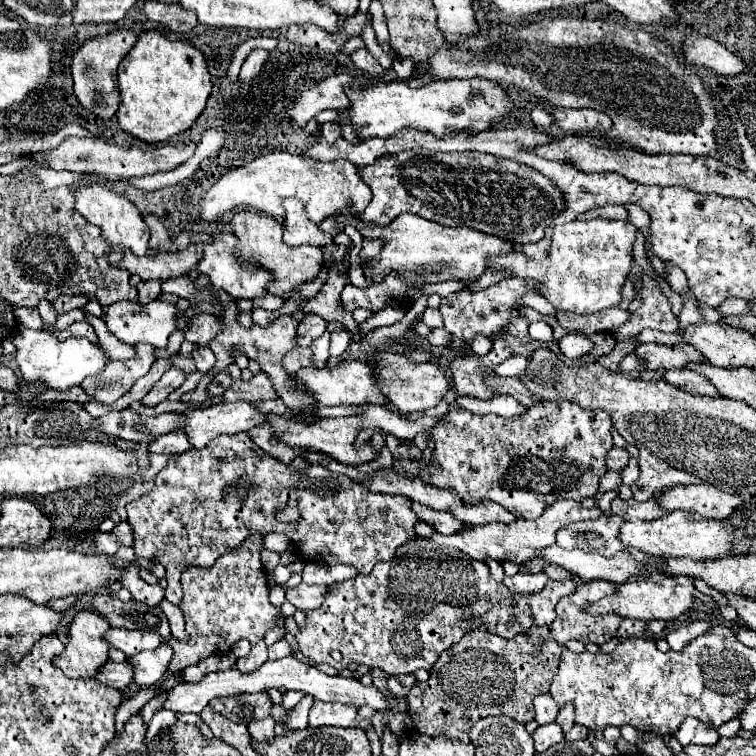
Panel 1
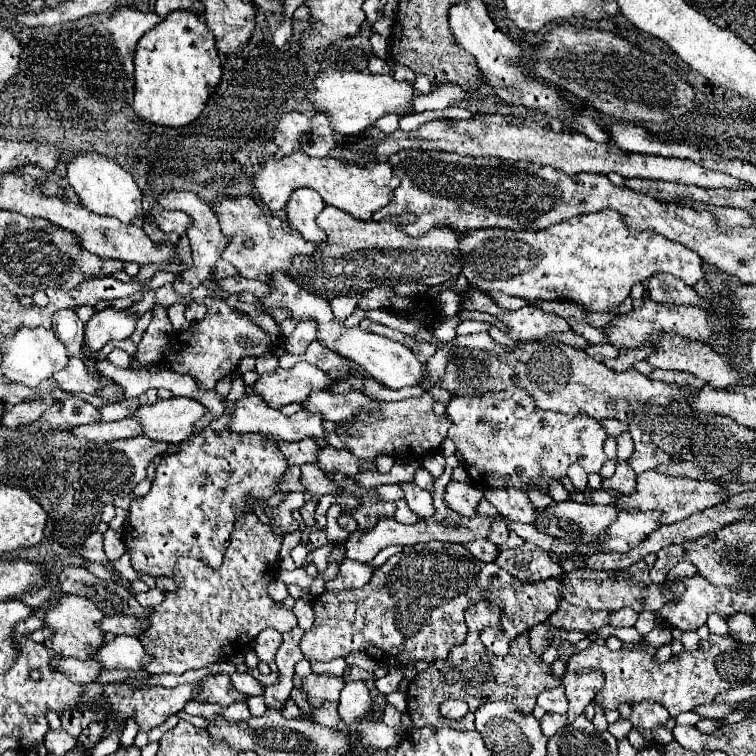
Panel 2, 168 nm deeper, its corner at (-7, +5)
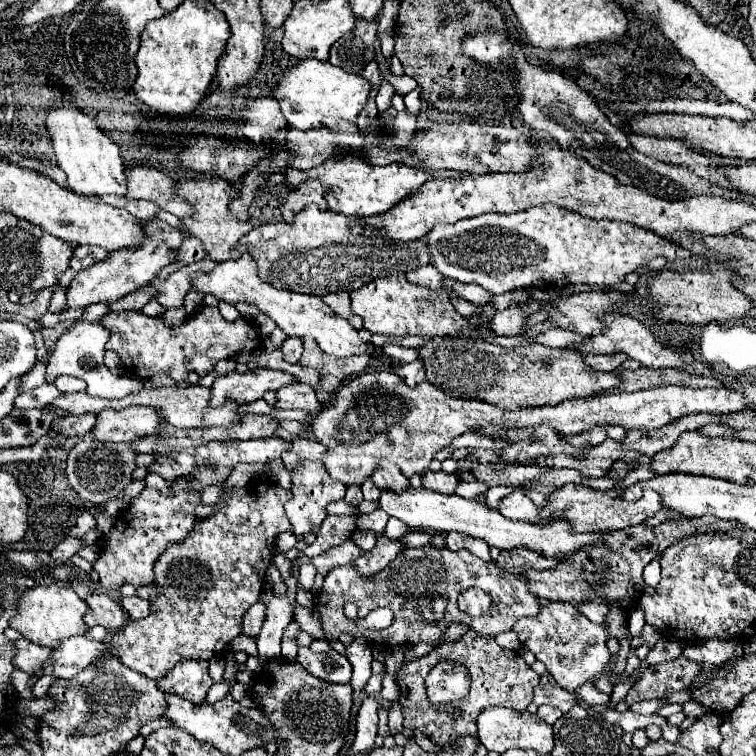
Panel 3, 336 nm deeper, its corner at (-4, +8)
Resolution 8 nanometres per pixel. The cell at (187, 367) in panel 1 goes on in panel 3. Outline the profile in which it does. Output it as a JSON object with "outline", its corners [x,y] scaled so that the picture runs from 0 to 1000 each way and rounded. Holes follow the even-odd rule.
{"outline":[[[101,426],[95,434],[90,434],[74,452],[71,468],[66,471],[66,479],[61,484],[61,503],[69,505],[79,495],[93,495],[101,500],[108,500],[114,511],[116,524],[132,524],[132,526],[167,526],[172,521],[180,521],[185,511],[190,511],[183,500],[159,500],[148,495],[138,481],[139,455],[146,447],[146,437],[135,431],[132,426]]]}

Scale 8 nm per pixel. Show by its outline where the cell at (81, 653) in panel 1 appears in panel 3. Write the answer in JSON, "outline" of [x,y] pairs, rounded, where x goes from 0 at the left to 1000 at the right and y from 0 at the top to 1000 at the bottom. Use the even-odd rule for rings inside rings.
{"outline":[[[74,772],[66,775],[48,775],[32,780],[26,796],[24,796],[24,815],[13,823],[16,831],[29,836],[29,841],[50,854],[66,854],[77,857],[85,844],[106,841],[116,836],[116,828],[111,823],[111,815],[116,810],[116,799],[103,791],[103,786],[95,778],[82,778]]]}

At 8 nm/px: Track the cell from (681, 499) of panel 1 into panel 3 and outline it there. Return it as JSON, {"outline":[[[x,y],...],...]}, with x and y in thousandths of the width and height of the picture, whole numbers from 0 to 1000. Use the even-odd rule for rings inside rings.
{"outline":[[[746,640],[728,656],[728,667],[717,672],[717,683],[728,683],[728,677],[733,677],[733,675],[749,675],[746,685],[759,693],[762,704],[765,701],[767,704],[791,701],[791,698],[794,701],[820,701],[820,698],[852,693],[854,685],[870,680],[876,672],[878,672],[876,656],[862,648],[854,648],[847,661],[833,664],[833,661],[817,656],[815,651],[794,651],[794,648],[775,646],[772,640]]]}

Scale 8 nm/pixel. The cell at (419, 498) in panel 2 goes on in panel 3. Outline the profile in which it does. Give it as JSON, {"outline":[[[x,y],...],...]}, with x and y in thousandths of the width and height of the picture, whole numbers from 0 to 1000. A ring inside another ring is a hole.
{"outline":[[[505,611],[503,619],[492,627],[492,635],[497,646],[513,651],[534,651],[542,646],[542,632],[532,630],[532,624],[516,611]]]}

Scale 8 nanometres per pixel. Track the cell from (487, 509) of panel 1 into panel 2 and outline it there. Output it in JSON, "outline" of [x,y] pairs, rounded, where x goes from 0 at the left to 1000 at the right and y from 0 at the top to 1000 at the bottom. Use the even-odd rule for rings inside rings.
{"outline":[[[594,636],[586,655],[586,663],[612,684],[628,684],[628,671],[634,660],[639,660],[636,647],[628,647],[623,639],[604,639],[604,636]]]}

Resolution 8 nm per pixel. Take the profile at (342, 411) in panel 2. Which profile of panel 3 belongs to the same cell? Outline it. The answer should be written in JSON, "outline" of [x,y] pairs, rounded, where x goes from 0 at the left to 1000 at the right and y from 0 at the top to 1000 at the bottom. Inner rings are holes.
{"outline":[[[384,508],[378,513],[370,513],[365,519],[368,524],[368,532],[365,532],[365,540],[373,540],[373,542],[407,542],[407,545],[423,545],[426,534],[421,532],[418,526],[418,519],[413,511],[407,508]]]}

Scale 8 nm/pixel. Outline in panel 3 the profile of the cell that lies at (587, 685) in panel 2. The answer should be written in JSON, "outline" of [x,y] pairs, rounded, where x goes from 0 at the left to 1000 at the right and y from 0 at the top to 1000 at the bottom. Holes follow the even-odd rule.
{"outline":[[[720,796],[712,815],[685,820],[677,833],[685,839],[690,854],[706,862],[706,868],[722,878],[733,899],[759,921],[765,918],[762,913],[767,907],[791,899],[791,894],[802,889],[810,870],[807,860],[802,857],[802,831],[783,825],[759,799],[751,796]]]}

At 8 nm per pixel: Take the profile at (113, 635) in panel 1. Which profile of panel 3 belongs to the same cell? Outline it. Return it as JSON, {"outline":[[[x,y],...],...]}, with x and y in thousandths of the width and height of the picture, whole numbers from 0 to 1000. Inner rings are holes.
{"outline":[[[124,783],[119,786],[119,791],[114,791],[114,799],[119,802],[119,810],[111,815],[116,828],[138,828],[140,833],[159,833],[167,828],[167,823],[172,820],[169,812],[164,810],[164,804],[151,796],[143,786],[138,783]]]}

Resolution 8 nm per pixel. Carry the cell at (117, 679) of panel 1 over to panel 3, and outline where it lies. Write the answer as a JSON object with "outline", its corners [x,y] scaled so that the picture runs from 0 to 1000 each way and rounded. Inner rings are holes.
{"outline":[[[34,844],[21,847],[21,852],[24,852],[24,868],[19,870],[19,878],[21,878],[26,886],[37,889],[40,894],[42,894],[42,892],[53,892],[56,884],[61,881],[61,873],[63,873],[66,865],[69,865],[69,860],[66,860],[66,857],[56,857],[56,854],[50,854],[50,852],[42,852],[42,849],[34,847]]]}

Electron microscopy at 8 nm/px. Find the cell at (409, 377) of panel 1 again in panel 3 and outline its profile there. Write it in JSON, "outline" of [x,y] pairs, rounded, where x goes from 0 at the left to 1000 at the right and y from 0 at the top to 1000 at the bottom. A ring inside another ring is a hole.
{"outline":[[[331,336],[317,339],[315,344],[304,344],[304,347],[288,347],[288,354],[283,354],[275,362],[262,362],[257,365],[257,376],[259,384],[267,384],[272,389],[283,389],[288,397],[296,397],[302,402],[312,402],[312,399],[328,399],[341,405],[352,418],[357,418],[381,444],[413,444],[423,463],[444,471],[444,474],[460,474],[460,471],[476,471],[476,468],[487,468],[492,474],[503,474],[511,481],[521,481],[524,476],[511,471],[505,460],[495,458],[492,452],[479,452],[479,447],[474,444],[474,437],[468,437],[463,431],[460,423],[450,421],[447,415],[442,415],[437,410],[437,405],[431,405],[426,399],[423,392],[405,392],[405,389],[392,389],[384,384],[370,384],[362,381],[360,376],[349,373],[341,362],[341,352],[336,347],[336,341]]]}

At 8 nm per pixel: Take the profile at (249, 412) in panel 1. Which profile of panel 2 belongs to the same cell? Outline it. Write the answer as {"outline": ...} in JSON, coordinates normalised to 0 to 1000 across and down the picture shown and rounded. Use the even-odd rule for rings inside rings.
{"outline":[[[250,525],[208,528],[202,536],[187,536],[173,546],[173,554],[184,557],[192,578],[202,583],[239,586],[255,560],[271,549],[271,538]]]}

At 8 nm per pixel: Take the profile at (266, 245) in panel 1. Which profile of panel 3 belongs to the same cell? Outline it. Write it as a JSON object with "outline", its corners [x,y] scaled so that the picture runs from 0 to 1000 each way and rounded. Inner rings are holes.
{"outline":[[[272,235],[272,238],[246,238],[246,241],[235,241],[235,257],[246,265],[251,265],[259,272],[257,286],[251,286],[251,291],[241,291],[241,302],[243,307],[262,312],[270,323],[272,336],[280,344],[296,347],[296,344],[315,344],[315,339],[325,336],[331,328],[328,325],[317,325],[317,315],[323,310],[328,310],[339,296],[333,288],[328,291],[315,291],[307,286],[304,280],[304,265],[310,265],[310,249],[304,241],[294,238],[294,235]]]}

